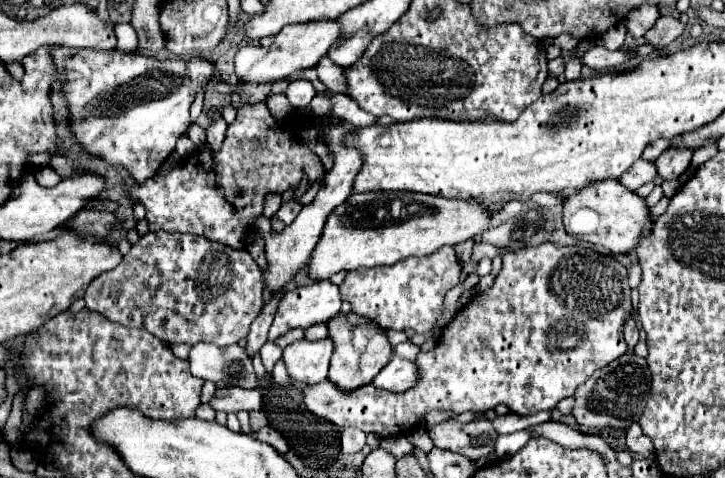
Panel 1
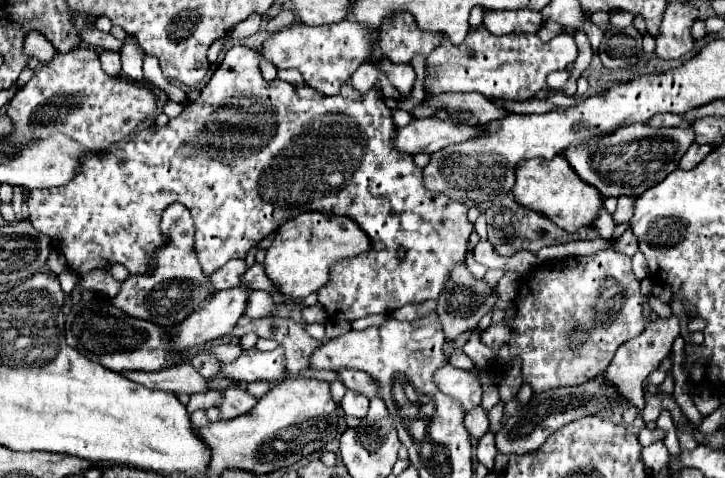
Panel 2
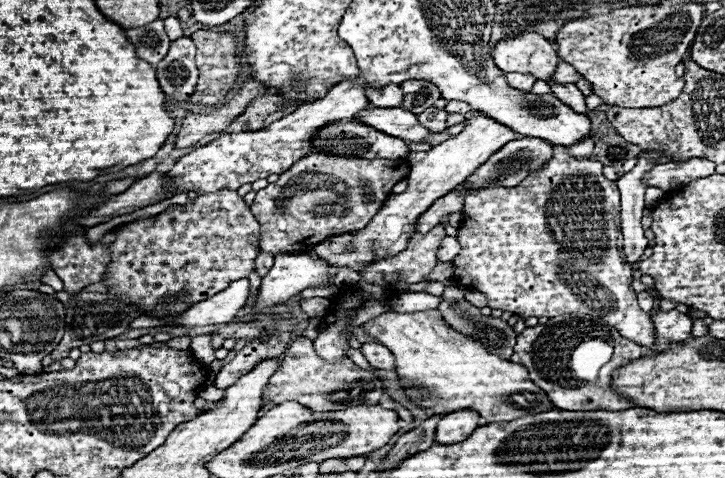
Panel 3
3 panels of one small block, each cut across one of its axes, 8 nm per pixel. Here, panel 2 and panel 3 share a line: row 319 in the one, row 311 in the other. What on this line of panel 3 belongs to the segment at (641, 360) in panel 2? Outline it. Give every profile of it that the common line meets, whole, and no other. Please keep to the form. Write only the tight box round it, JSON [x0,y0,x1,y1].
[651,310,692,342]

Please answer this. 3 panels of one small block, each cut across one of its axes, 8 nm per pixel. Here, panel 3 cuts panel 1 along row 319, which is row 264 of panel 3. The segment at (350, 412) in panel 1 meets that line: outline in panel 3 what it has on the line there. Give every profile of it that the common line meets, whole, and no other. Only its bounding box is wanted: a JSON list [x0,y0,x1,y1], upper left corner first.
[454,148,656,350]

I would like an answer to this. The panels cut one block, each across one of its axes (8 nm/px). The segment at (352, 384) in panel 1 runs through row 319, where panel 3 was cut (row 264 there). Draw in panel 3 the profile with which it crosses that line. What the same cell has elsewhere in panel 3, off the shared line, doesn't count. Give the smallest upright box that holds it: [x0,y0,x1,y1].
[314,114,518,270]

